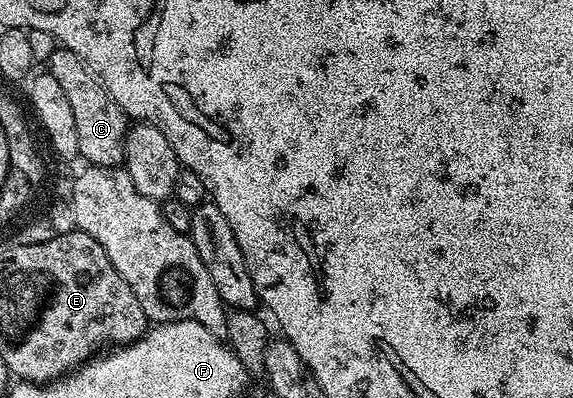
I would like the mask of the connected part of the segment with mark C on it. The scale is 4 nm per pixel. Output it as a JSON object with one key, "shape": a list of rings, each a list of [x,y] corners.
{"shape":[[[57,47],[51,58],[45,63],[46,68],[57,79],[65,99],[69,99],[69,108],[73,110],[73,119],[77,126],[77,147],[79,157],[95,167],[119,167],[124,164],[127,148],[127,130],[129,118],[121,107],[105,91],[99,78],[87,68],[87,64],[73,51]]]}

